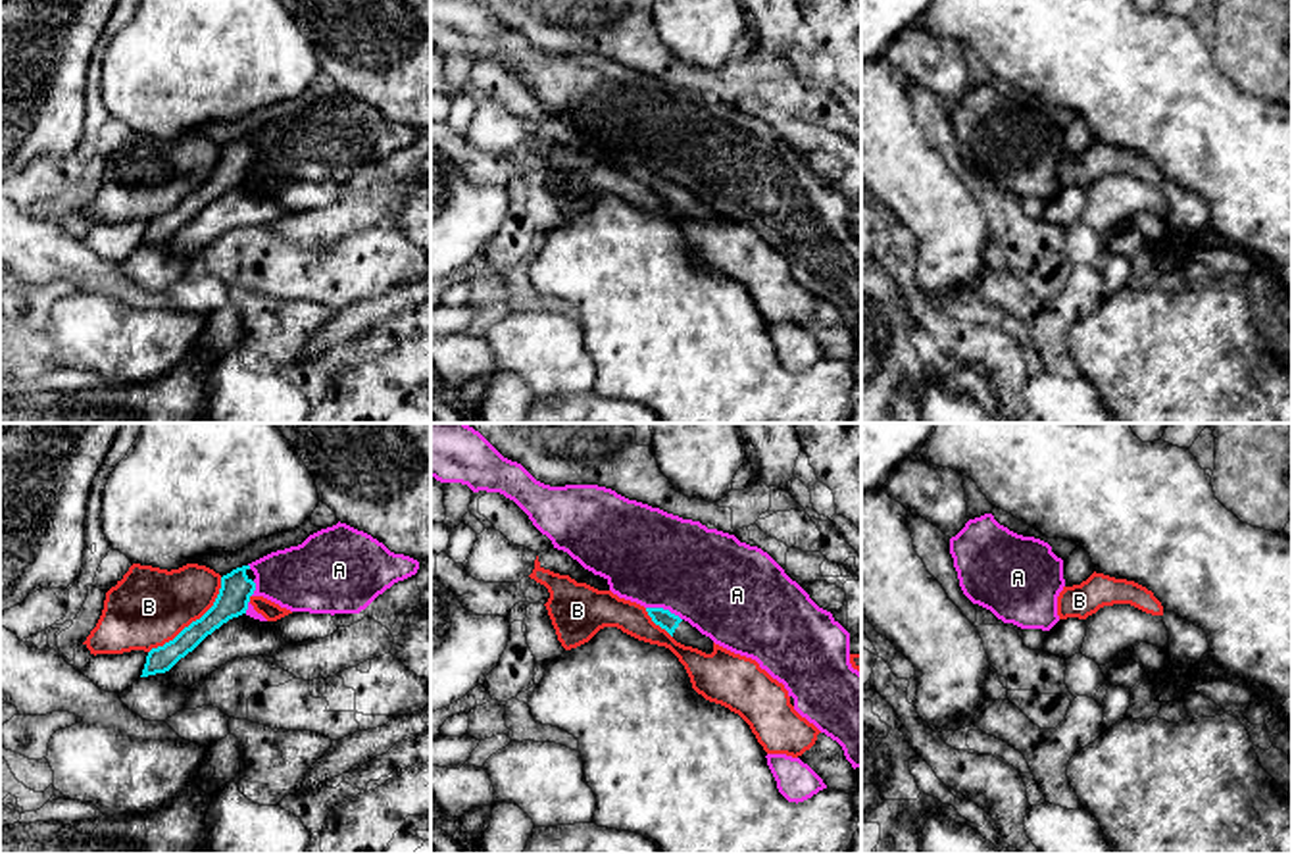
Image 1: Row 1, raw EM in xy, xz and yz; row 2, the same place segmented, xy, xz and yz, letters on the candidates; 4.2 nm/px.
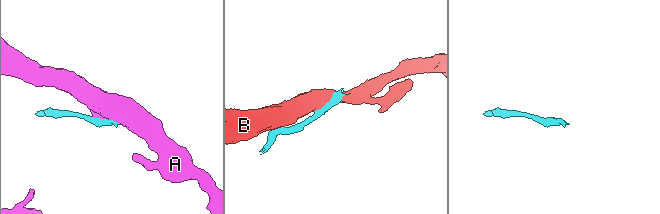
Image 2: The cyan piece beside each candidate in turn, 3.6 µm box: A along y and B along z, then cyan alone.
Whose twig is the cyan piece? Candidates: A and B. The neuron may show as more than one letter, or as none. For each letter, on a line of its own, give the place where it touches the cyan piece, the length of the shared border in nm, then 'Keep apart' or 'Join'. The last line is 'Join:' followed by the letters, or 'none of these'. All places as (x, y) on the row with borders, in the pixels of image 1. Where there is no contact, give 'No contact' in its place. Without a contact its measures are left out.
A: Touches cyan at xz (662, 608). Shared border 160 nm. Keep apart
B: Touches cyan at xy (193, 622). Shared border 440 nm. Keep apart
Join: none of these

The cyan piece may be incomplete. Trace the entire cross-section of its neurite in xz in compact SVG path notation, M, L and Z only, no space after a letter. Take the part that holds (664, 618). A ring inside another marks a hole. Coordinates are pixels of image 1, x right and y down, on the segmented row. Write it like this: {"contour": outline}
{"contour": "M646 608L646 612L652 617L652 621L665 629L677 642L698 648L706 654L713 652L713 640L702 635L688 621L681 619L679 615L663 608Z"}

